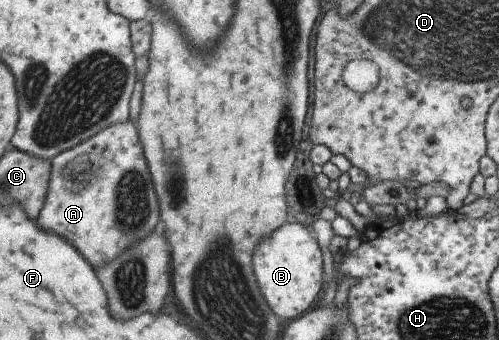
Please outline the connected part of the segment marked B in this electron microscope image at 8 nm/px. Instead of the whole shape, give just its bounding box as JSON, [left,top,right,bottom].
[253,223,322,323]

